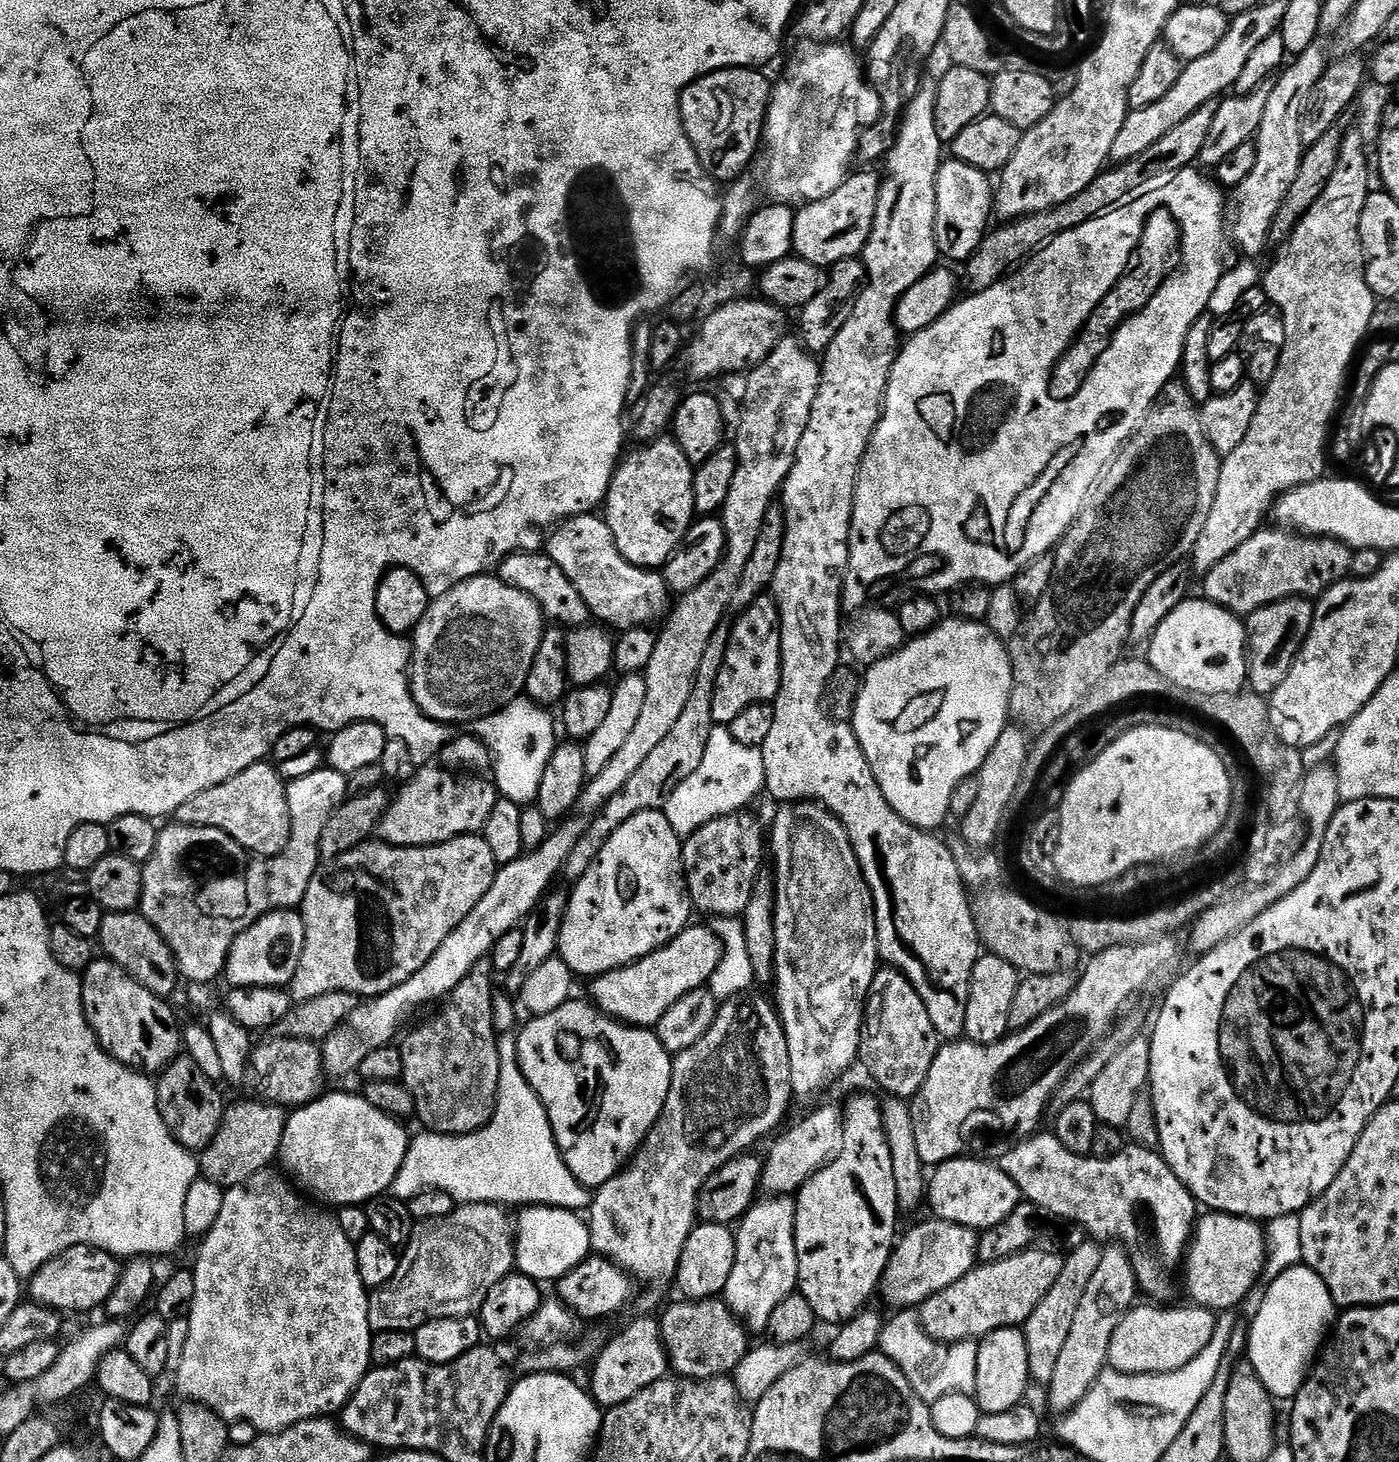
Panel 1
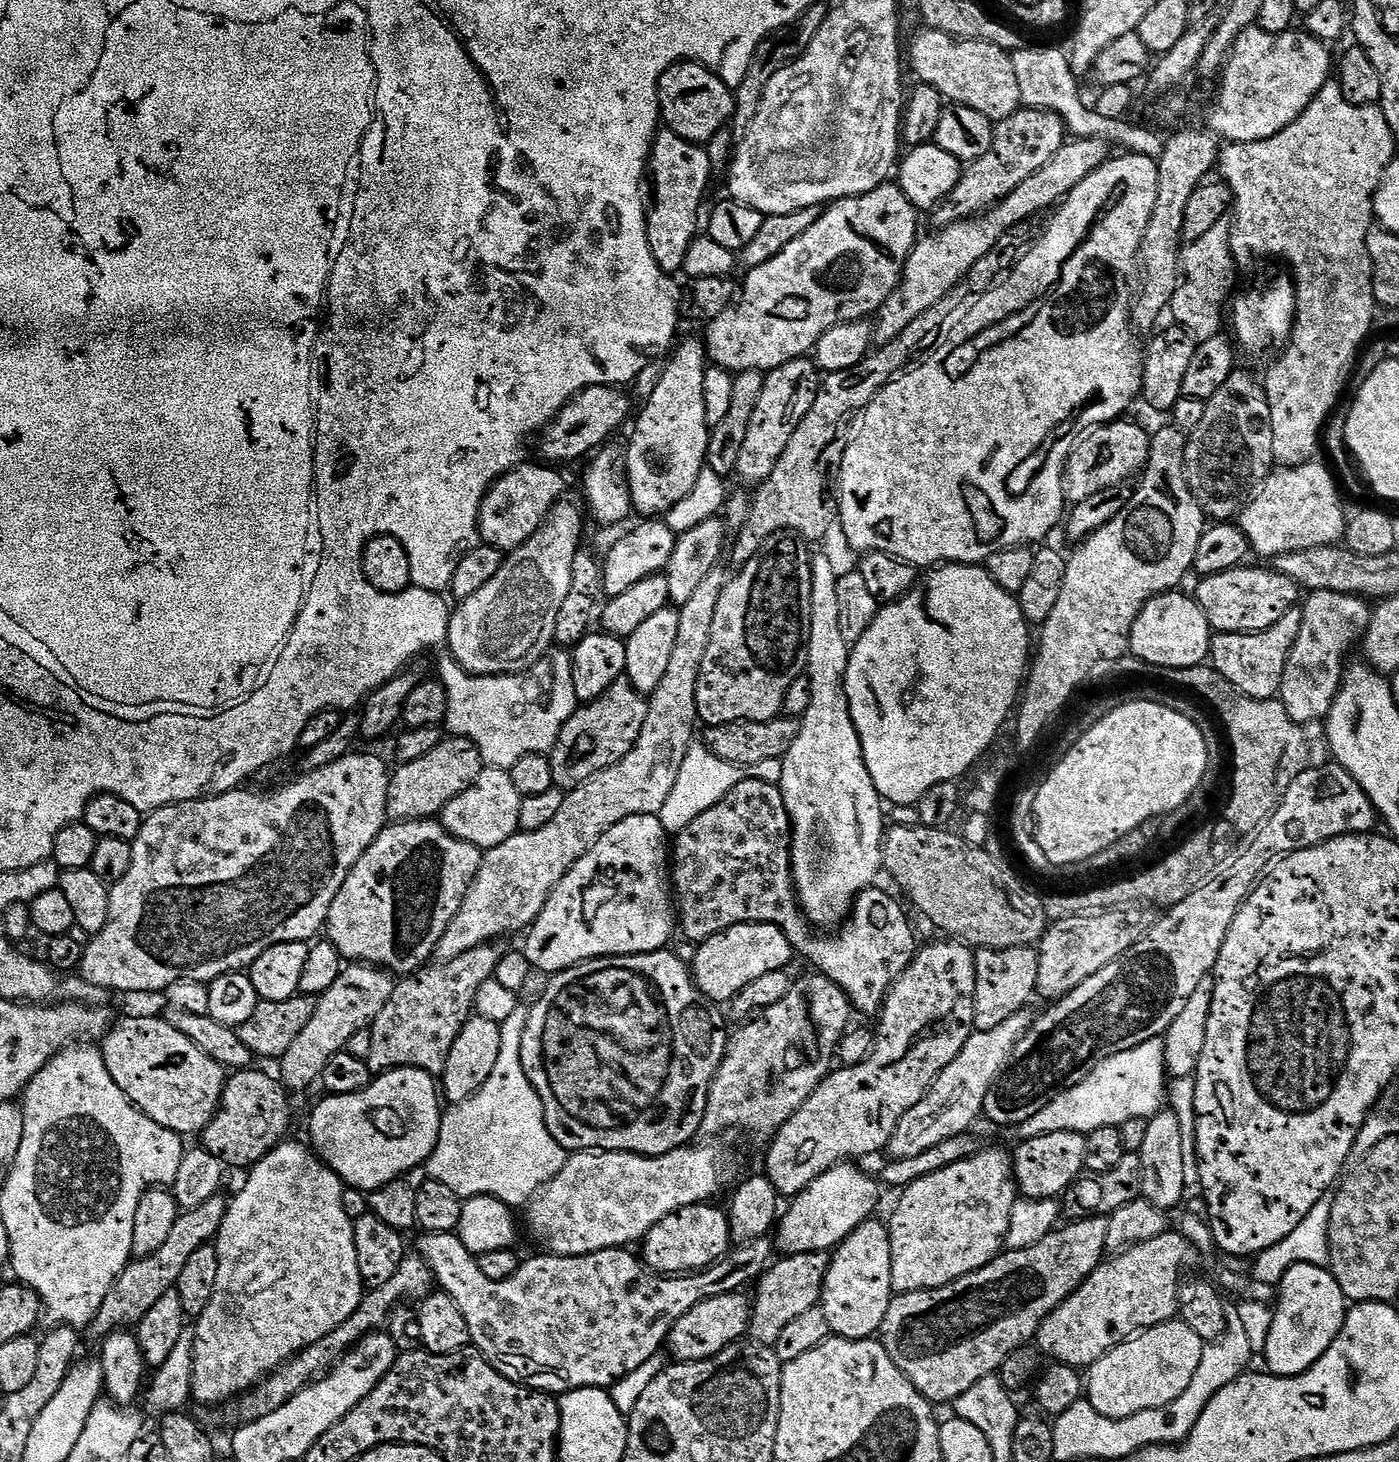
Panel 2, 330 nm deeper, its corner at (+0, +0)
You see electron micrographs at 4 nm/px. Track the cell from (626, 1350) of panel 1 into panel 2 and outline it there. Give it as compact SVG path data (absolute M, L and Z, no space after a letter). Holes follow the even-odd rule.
M738 1291L715 1296L709 1300L698 1302L698 1306L694 1306L694 1310L682 1314L682 1318L678 1318L678 1322L674 1322L666 1341L667 1351L672 1351L671 1359L685 1364L714 1358L714 1354L745 1339L752 1323L754 1304L749 1297L747 1300L744 1295L743 1291Z

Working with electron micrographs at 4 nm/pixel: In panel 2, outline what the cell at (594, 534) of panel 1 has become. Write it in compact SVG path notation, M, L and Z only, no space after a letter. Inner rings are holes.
M521 462L505 476L499 476L488 489L480 507L481 541L499 548L505 554L527 542L547 520L553 506L565 495L564 476L560 473L563 471L544 462L528 463Z

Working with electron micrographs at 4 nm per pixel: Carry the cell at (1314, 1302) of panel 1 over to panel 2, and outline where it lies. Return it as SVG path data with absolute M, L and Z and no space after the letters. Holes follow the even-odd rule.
M1296 1263L1288 1268L1278 1285L1273 1324L1264 1351L1265 1367L1275 1376L1304 1373L1333 1344L1344 1325L1347 1309L1348 1301L1327 1267Z

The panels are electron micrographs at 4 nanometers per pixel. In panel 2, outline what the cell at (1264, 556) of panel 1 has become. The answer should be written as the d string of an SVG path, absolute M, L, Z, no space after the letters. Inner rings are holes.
M1248 567L1231 568L1213 576L1205 576L1199 581L1200 585L1194 591L1194 599L1206 614L1213 633L1270 630L1270 626L1279 622L1286 610L1297 607L1302 596L1300 585L1286 574L1278 574L1275 567Z

